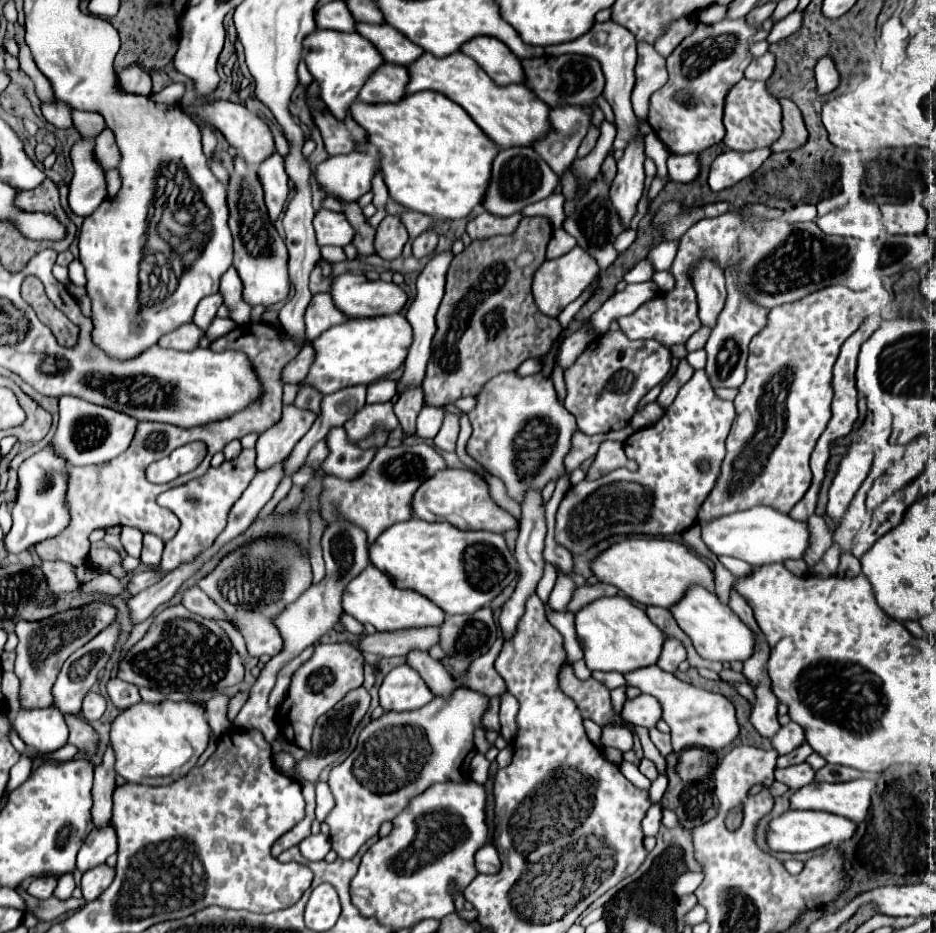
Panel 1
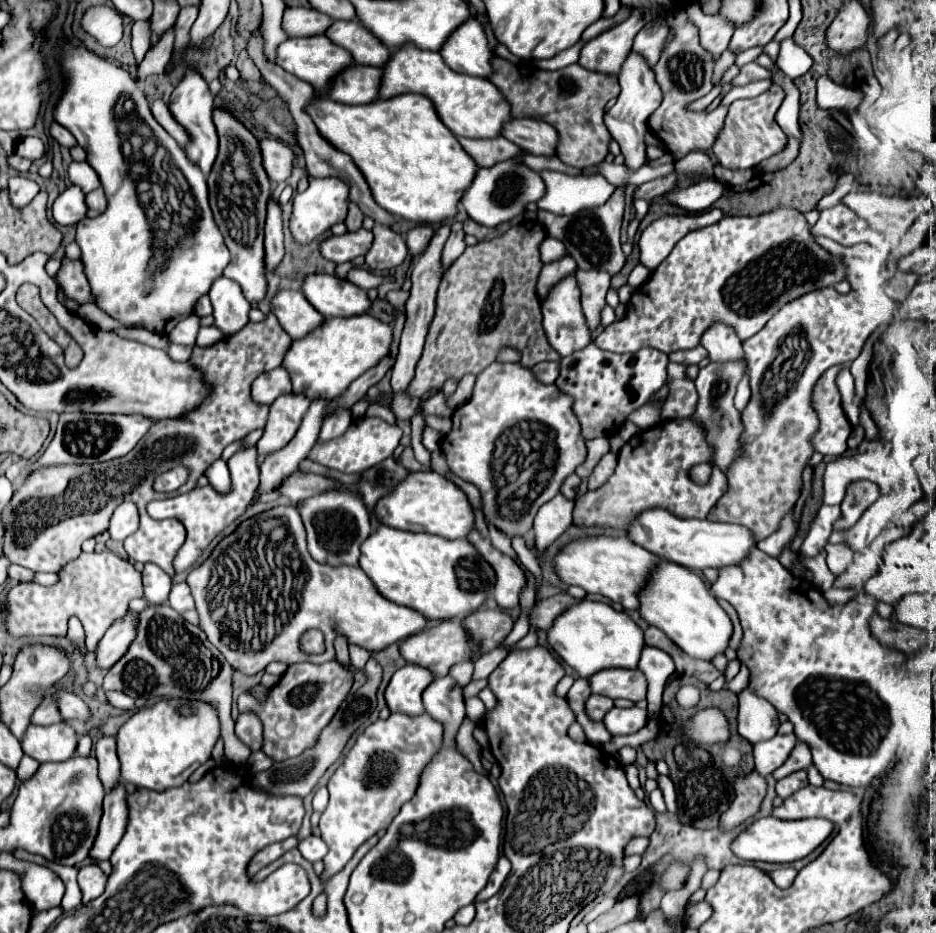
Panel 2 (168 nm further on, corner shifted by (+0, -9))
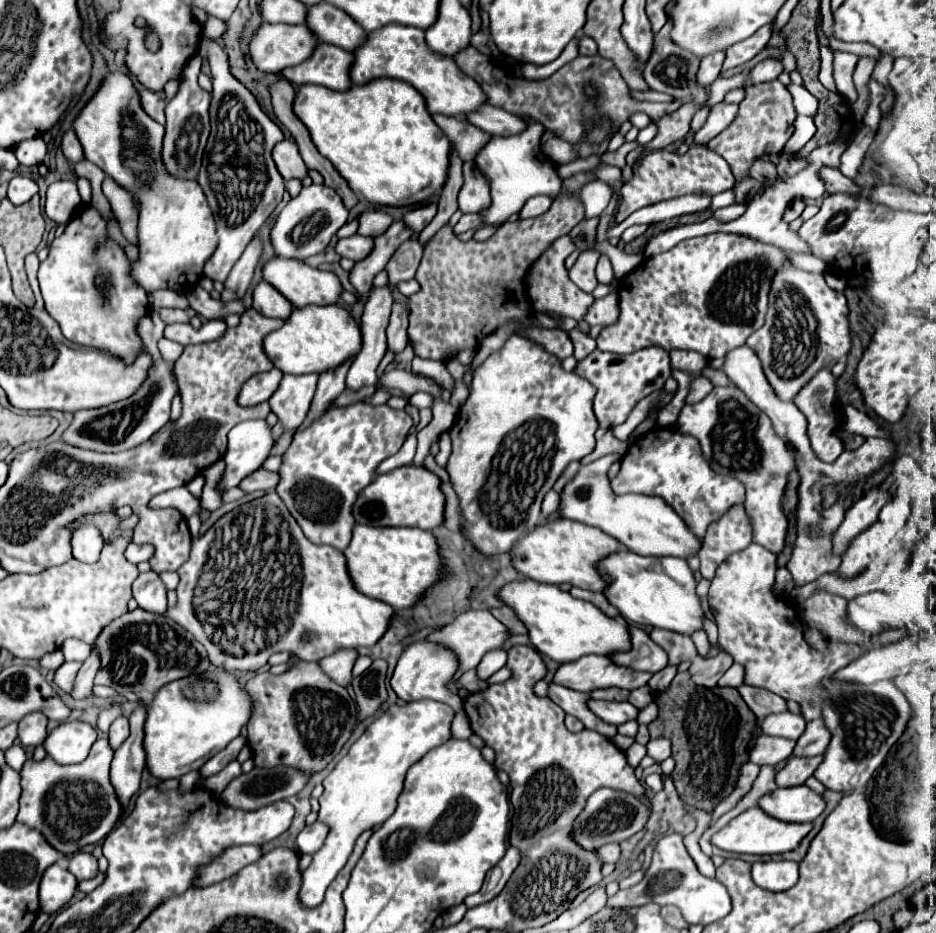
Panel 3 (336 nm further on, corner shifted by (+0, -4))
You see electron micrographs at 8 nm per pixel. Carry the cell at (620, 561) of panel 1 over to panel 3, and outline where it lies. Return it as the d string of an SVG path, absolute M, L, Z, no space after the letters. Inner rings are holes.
M558 519L544 527L536 527L528 535L524 535L518 541L518 545L512 549L512 559L514 559L514 567L522 575L538 583L552 583L552 585L572 583L574 587L580 589L604 593L608 589L608 583L600 575L598 563L622 549L624 547L622 543L618 543L618 539L612 539L610 535L598 531L598 527L590 527L586 523L578 523L570 519Z

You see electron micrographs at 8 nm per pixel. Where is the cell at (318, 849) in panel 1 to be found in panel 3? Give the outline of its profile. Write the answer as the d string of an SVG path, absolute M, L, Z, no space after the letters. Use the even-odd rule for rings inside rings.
M318 821L314 825L306 825L296 837L298 851L300 853L310 853L310 855L316 853L326 839L326 831L328 831L328 827L324 823L318 823Z

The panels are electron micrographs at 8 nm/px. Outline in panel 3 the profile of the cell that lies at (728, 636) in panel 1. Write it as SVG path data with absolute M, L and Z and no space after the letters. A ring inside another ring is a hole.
M618 551L598 565L602 577L610 583L606 597L620 609L626 621L668 629L682 635L692 635L704 629L708 617L696 593L696 579L684 559L656 559L634 555L632 551Z

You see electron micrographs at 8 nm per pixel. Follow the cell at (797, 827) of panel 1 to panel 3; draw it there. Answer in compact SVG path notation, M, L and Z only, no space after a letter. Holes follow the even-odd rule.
M760 807L748 809L734 817L724 829L720 829L716 835L712 835L712 845L732 851L732 853L754 853L754 855L778 855L792 851L800 845L800 841L812 831L812 823L784 823L770 815L766 815Z

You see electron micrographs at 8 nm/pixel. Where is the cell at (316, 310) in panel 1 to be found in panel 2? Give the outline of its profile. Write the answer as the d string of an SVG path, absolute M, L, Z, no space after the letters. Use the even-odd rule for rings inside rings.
M278 290L270 298L270 310L294 340L306 336L324 320L296 290Z

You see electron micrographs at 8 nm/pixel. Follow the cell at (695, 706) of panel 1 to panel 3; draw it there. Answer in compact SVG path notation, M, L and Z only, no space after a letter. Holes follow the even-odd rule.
M586 655L574 663L564 663L554 675L554 683L566 685L574 691L590 693L594 689L608 689L608 687L620 687L620 689L634 690L647 684L652 677L651 673L632 671L630 667L618 667L612 659L600 657L600 655Z

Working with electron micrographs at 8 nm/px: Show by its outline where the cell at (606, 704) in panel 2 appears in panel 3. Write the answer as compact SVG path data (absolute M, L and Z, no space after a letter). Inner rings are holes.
M596 689L590 693L592 699L602 699L602 701L626 701L628 697L628 691L626 689Z

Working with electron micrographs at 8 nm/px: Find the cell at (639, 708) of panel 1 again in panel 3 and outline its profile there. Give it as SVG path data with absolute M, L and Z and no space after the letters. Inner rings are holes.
M594 699L588 701L588 707L594 715L598 715L602 721L610 723L610 725L622 725L630 719L638 717L638 709L632 703L618 703L618 701L610 701L610 703L598 703Z

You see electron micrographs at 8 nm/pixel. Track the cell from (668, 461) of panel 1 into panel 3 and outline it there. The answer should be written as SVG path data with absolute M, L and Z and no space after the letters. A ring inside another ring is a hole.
M652 427L648 433L634 439L628 453L620 461L618 475L610 481L614 493L642 493L658 495L704 537L706 527L718 519L734 503L744 501L744 487L738 479L728 475L718 475L702 459L698 439L682 435L674 427Z

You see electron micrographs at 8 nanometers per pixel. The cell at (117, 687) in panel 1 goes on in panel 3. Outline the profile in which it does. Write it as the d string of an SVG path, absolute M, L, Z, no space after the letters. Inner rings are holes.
M64 661L64 663L58 667L56 675L54 675L54 683L56 683L62 691L70 693L70 691L74 689L74 679L76 679L76 675L78 675L80 665L82 665L82 663L66 663L66 661Z

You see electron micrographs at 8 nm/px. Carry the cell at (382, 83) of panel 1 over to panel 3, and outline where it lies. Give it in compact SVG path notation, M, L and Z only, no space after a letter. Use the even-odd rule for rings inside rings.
M320 43L306 63L290 67L290 71L282 71L282 75L298 85L314 83L334 91L348 91L352 87L350 79L352 63L354 63L352 53L346 53L334 45Z

